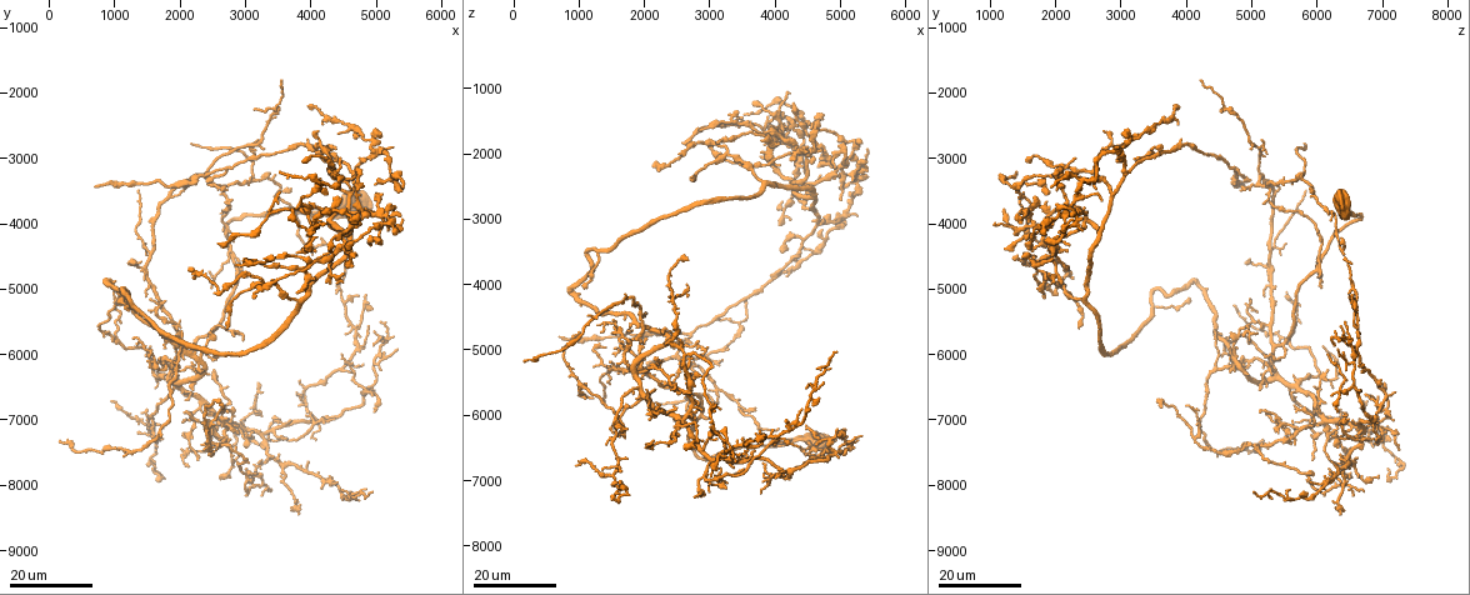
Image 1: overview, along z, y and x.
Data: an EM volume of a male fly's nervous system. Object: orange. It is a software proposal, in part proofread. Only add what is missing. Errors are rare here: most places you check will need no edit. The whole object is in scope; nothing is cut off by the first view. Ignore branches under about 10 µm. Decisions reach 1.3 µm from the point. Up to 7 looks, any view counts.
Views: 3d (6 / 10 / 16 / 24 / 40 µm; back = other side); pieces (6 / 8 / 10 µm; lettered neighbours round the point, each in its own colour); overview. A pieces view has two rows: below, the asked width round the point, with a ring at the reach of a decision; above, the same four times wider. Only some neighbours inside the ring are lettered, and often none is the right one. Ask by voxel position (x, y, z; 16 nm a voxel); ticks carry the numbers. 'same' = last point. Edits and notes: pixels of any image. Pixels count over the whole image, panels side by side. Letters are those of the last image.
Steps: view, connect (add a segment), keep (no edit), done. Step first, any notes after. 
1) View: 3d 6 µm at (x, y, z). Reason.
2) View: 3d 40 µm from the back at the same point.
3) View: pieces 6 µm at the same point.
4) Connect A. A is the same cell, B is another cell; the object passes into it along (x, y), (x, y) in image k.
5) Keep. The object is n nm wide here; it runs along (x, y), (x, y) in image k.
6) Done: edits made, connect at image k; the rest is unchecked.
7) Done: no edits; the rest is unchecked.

View: 3d 24 µm at (2300, 6300, 4650). Branch stops here.

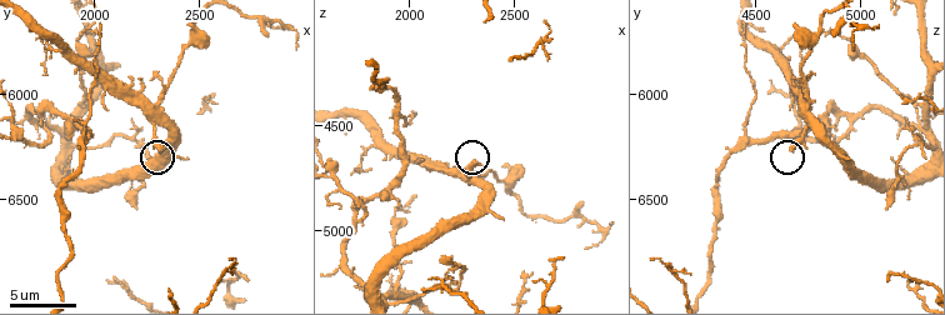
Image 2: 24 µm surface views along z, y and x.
View: pieces 6 µm at (2310, 6260, 4670).

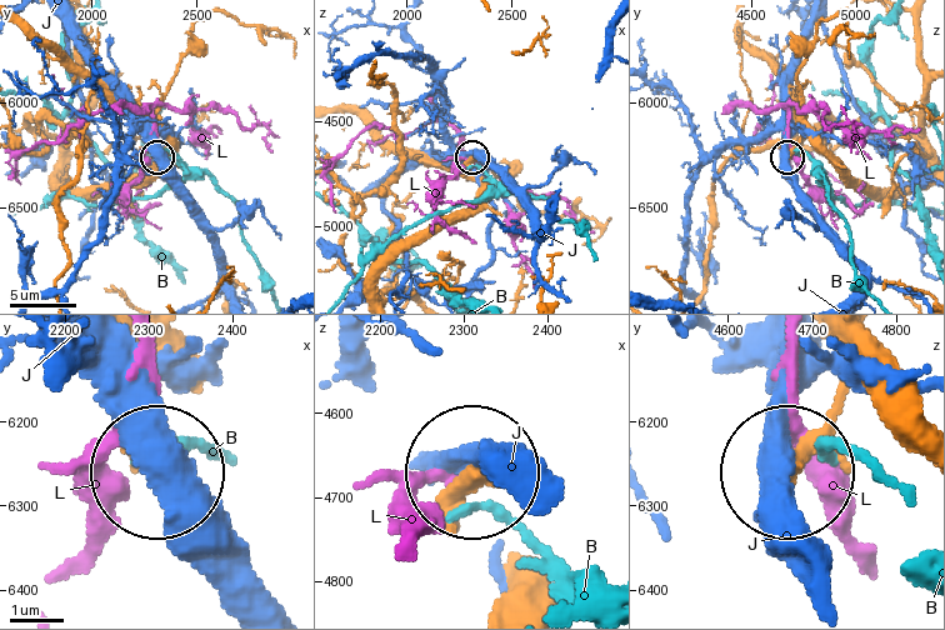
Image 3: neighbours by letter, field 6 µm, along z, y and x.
Keep. The object is 330 nm wide here; B, J and L are other cells; none of them fits.

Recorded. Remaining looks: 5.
View: 3d 16 µm at (3050, 7400, 6300).

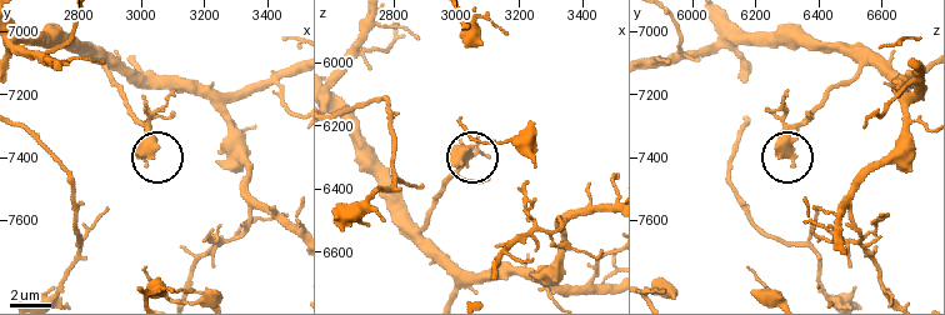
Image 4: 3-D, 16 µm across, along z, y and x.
View: pieces 8 µm at (3030, 7390, 6270).

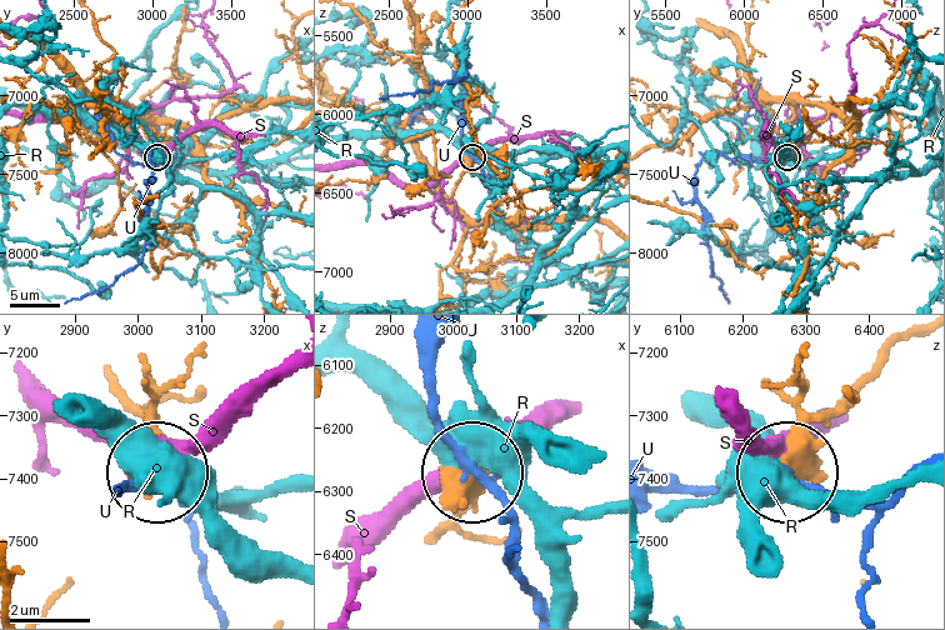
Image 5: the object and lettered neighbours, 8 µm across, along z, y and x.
Keep. The object is 520 nm wide here; R, S and U are other cells; no lettered segment goes on from it.

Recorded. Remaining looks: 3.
View: 3d 16 µm at (3600, 7250, 6350). Branch stops here.

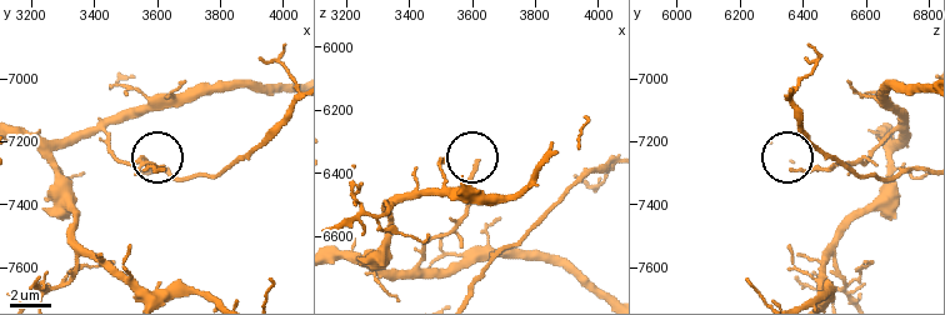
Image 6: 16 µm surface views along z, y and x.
View: pieces 8 µm at (3610, 7290, 6370).

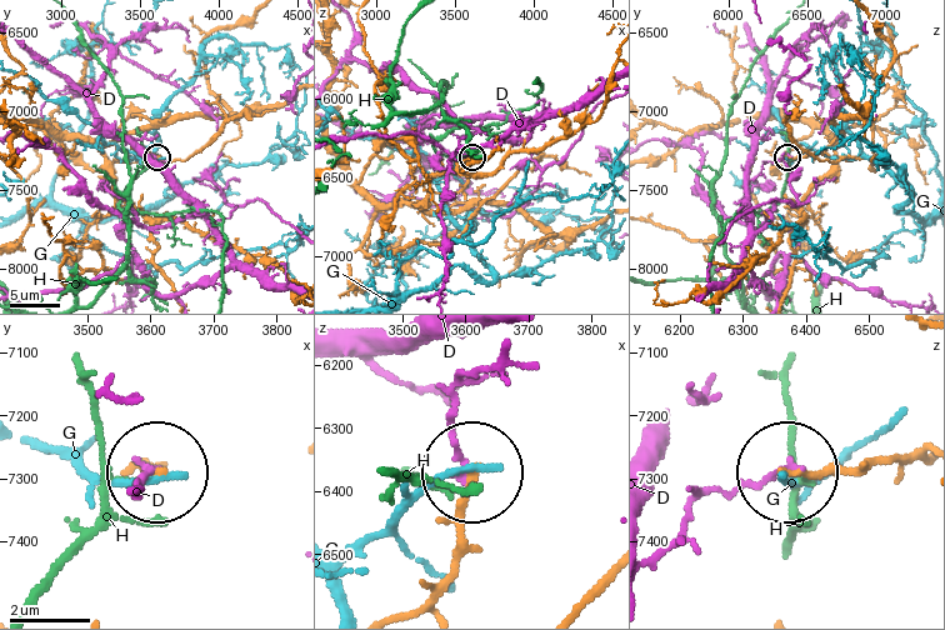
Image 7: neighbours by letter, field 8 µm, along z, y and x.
Keep. D, G and H are other cells; it runs along (918, 455), (848, 476), (790, 476) in image 7; no lettered segment goes on from it.

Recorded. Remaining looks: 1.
View: pieces 8 µm at (2540, 6000, 5210). An open end.

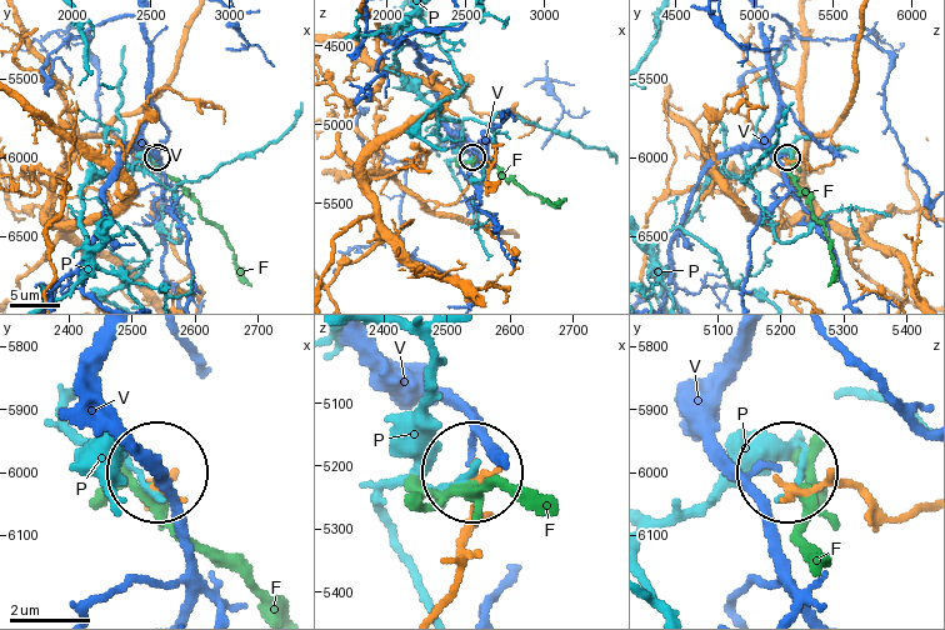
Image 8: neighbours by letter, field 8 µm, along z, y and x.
Keep. F, P and V are other cells; none of them fits.

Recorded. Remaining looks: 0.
Done: no edits; the rest is unchecked.

